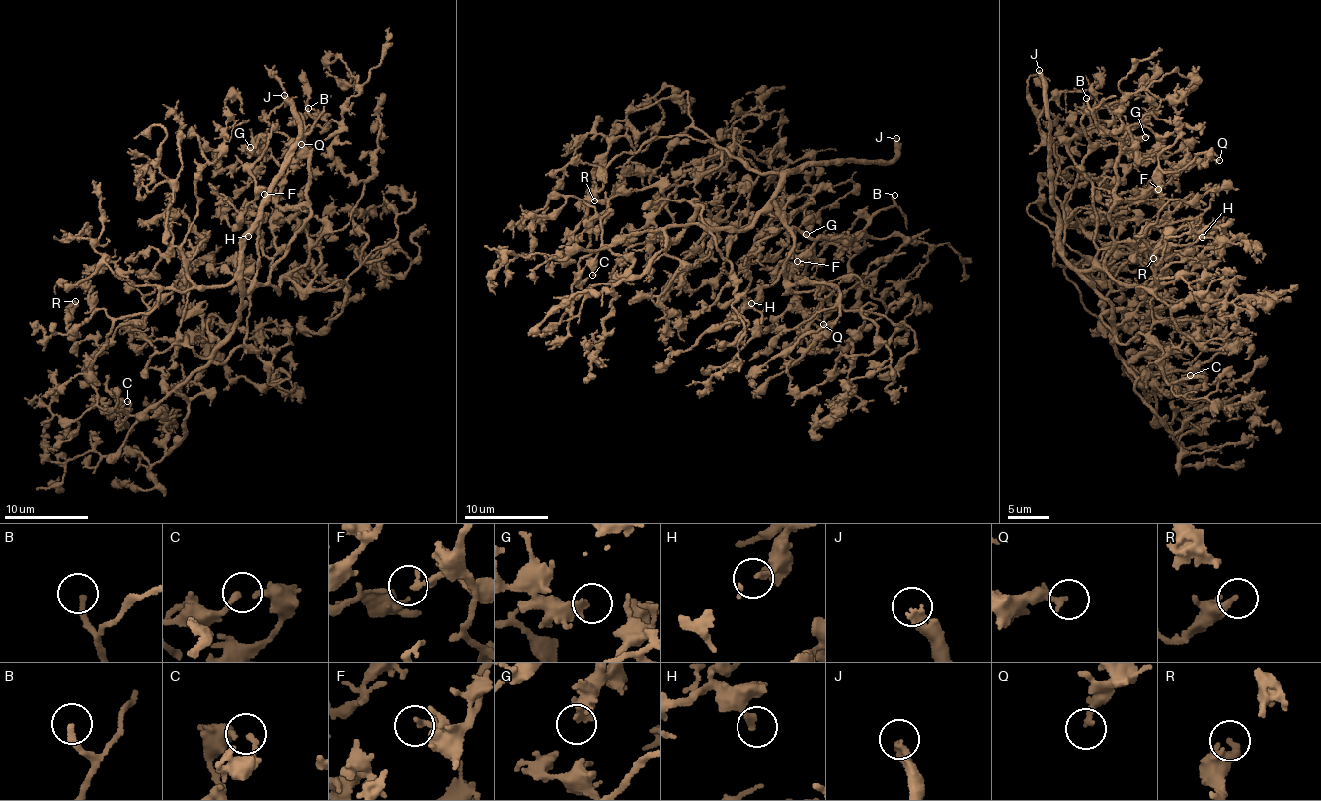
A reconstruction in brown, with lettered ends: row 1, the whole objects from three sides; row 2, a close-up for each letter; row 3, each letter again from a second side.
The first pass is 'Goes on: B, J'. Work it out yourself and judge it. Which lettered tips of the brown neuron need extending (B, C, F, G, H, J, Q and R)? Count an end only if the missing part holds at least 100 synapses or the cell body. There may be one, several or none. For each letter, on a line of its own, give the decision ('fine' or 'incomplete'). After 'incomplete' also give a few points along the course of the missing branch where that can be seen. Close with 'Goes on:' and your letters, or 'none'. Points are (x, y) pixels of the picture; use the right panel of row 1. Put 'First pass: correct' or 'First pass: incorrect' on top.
First pass: correct
B: incomplete
C: fine
F: fine
G: fine
H: fine
J: incomplete
Q: fine
R: fine
Goes on: B, J

